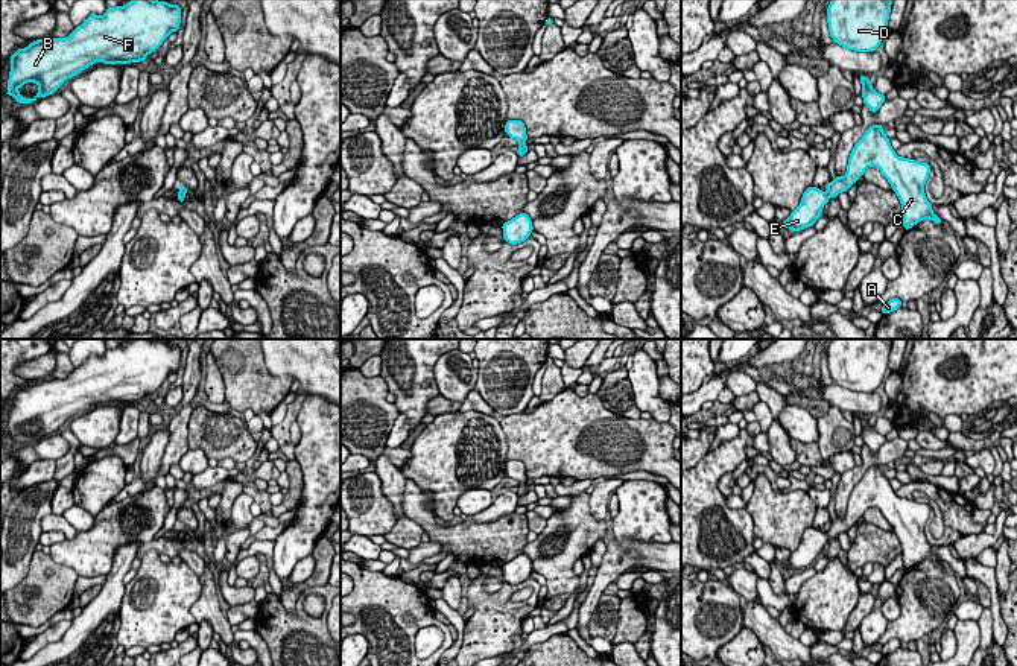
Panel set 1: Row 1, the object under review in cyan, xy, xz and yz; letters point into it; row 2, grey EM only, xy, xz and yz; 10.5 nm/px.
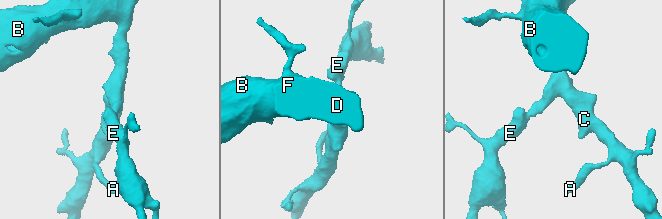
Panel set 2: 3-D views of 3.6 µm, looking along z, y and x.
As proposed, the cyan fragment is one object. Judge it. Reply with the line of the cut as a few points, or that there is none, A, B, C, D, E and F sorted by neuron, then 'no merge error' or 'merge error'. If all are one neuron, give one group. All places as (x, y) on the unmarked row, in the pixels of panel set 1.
cut none; groups A B C D E F; no merge error

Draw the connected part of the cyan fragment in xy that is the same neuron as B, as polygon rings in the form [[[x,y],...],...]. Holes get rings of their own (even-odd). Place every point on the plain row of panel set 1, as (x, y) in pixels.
[[[135,339],[125,347],[108,348],[99,357],[91,354],[81,366],[65,379],[36,380],[24,389],[18,389],[11,397],[11,412],[8,420],[8,432],[14,441],[20,444],[32,444],[38,438],[53,435],[68,418],[88,409],[91,404],[131,404],[144,401],[147,395],[155,392],[170,373],[178,373],[181,363],[181,348],[152,339]],[[33,423],[40,427],[33,439],[24,439],[20,429]]]

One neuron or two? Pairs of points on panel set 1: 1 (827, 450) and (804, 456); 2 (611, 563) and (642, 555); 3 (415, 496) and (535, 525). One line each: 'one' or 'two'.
1: two
2: one
3: two

